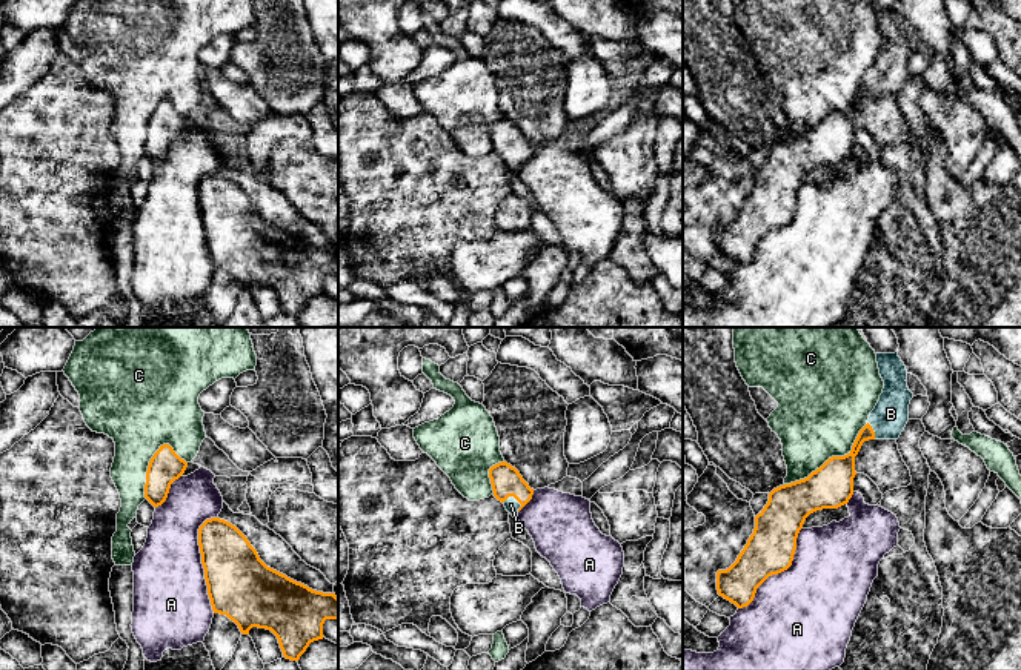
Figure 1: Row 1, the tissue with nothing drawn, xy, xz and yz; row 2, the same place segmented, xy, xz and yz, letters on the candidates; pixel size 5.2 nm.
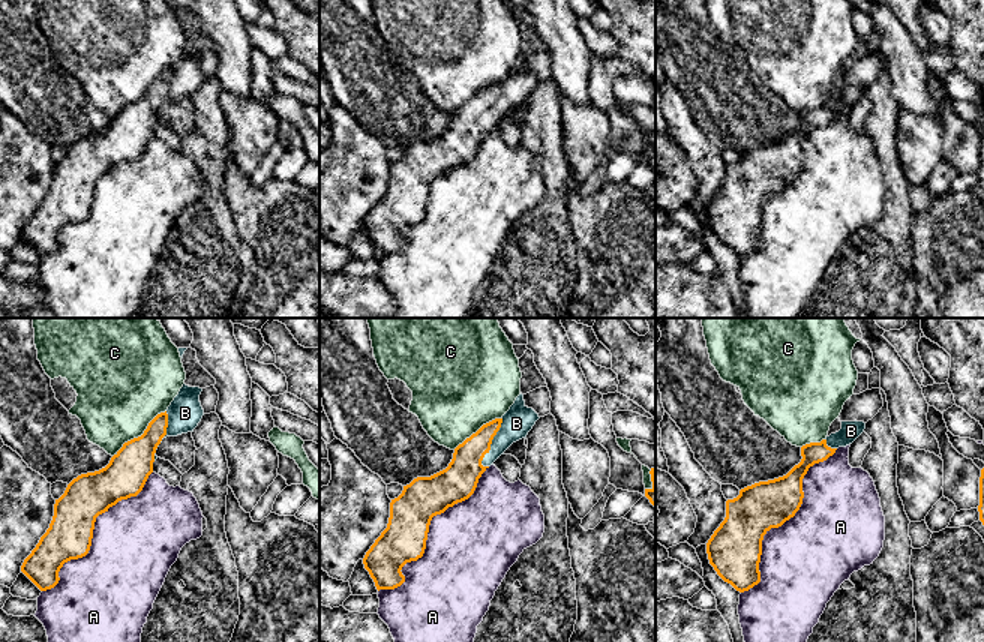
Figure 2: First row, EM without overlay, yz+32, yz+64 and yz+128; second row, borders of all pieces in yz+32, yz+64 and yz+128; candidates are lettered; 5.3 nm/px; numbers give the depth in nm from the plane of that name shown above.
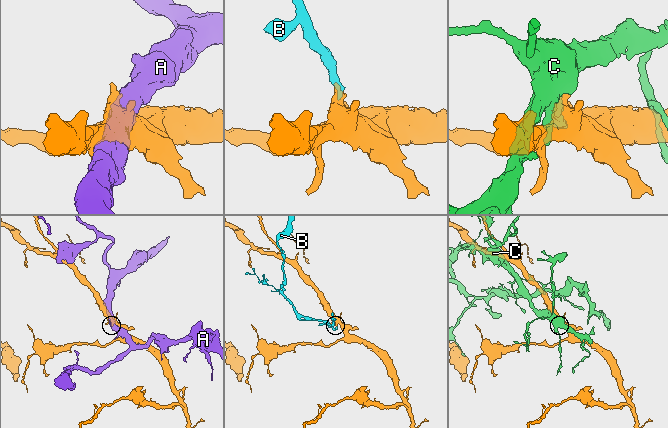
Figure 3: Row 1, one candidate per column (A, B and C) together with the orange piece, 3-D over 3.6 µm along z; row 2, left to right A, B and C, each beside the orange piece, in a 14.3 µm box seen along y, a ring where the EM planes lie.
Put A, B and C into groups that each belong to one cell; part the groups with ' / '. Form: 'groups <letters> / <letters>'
groups A / B / C

